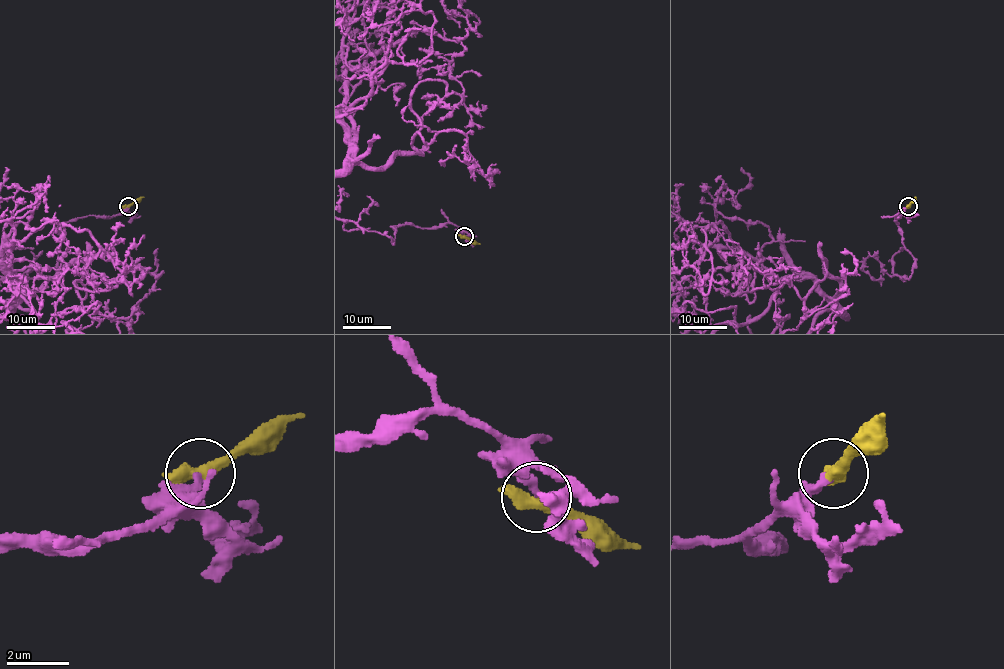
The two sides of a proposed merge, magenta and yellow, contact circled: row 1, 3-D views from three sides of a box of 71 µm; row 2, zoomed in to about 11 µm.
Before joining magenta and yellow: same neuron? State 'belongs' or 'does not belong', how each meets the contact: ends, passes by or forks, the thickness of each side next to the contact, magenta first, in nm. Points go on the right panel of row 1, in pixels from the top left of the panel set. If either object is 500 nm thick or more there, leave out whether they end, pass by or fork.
belongs; magenta ends there; yellow passes by; 260 nm thick on the magenta side, 400 nm on the other

